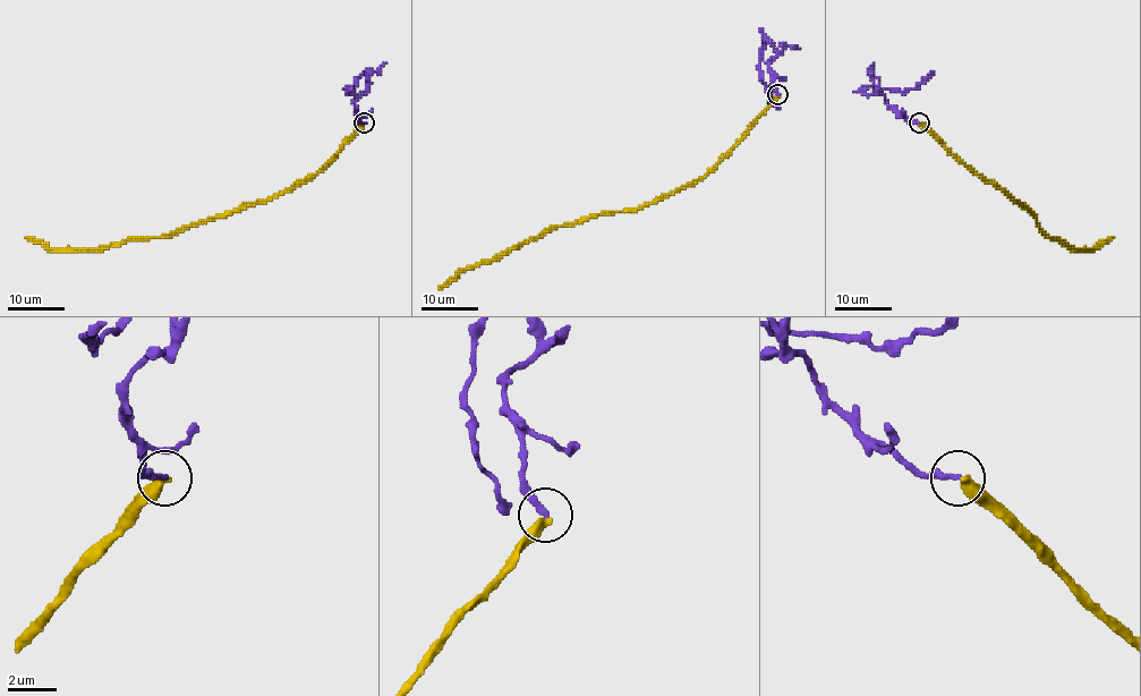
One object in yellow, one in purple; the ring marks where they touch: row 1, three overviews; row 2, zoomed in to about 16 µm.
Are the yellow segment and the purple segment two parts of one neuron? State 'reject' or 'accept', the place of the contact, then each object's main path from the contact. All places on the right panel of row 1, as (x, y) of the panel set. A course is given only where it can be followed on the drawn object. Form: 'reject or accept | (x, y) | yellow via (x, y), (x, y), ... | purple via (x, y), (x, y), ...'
reject | (919, 122) | yellow via (920, 122), (970, 169), (1021, 204), (1047, 237), (1072, 249), (1092, 249), (1113, 238) | purple via (918, 122), (907, 120), (879, 93), (867, 95), (863, 90), (873, 86), (905, 92), (924, 81), (931, 70)

